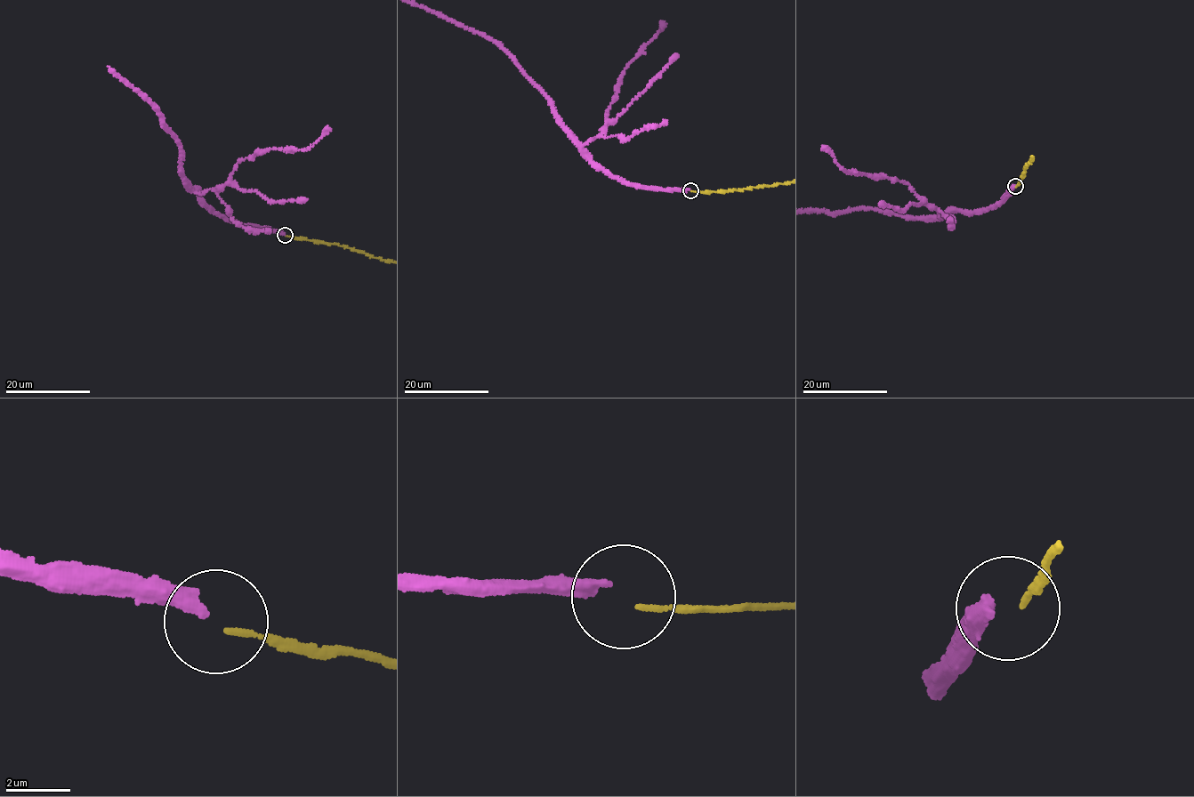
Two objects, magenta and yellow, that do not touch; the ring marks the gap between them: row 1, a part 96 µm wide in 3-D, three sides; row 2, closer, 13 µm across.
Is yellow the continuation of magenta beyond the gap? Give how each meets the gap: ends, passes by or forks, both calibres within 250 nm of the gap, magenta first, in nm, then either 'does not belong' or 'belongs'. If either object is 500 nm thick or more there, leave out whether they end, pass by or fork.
magenta ends there; yellow ends there; 360 nm thick on the magenta side, 180 nm on the other; does not belong

